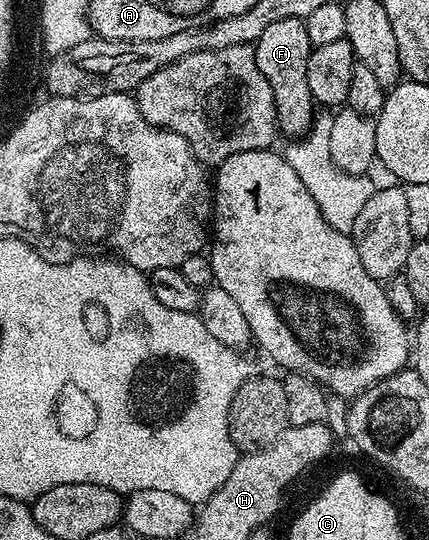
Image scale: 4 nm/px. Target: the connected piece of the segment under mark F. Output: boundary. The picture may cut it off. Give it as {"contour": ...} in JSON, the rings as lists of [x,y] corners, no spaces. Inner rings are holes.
{"contour":[[[298,17],[278,19],[278,23],[270,23],[266,31],[254,43],[258,71],[266,75],[274,93],[276,108],[276,127],[285,138],[295,139],[304,136],[312,127],[314,120],[314,102],[310,95],[310,87],[306,83],[306,63],[314,46],[310,43],[310,35],[306,35],[303,20]]]}

